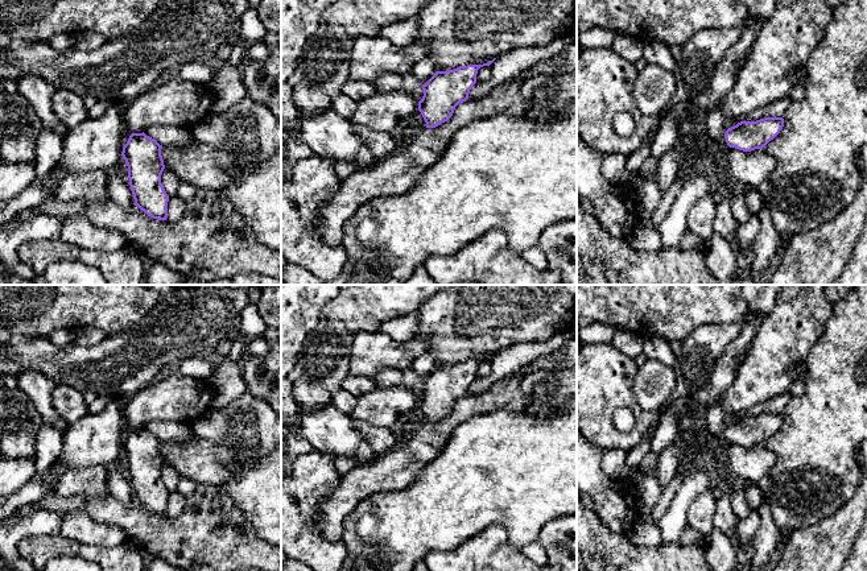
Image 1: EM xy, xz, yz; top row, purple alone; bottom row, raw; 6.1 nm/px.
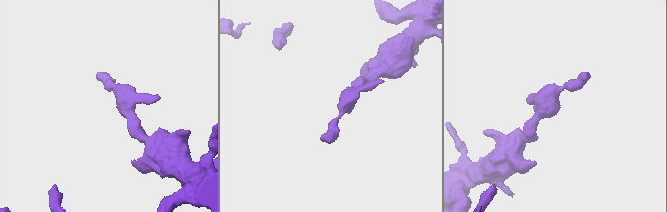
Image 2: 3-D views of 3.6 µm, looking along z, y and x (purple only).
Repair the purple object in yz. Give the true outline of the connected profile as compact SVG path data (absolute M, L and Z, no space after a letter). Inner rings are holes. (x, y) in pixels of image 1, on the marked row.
M764 117L756 121L740 121L724 133L730 148L743 152L763 149L784 127L783 117Z

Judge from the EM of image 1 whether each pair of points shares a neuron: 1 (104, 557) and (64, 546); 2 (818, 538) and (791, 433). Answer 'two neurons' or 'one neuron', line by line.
1: one neuron
2: two neurons

